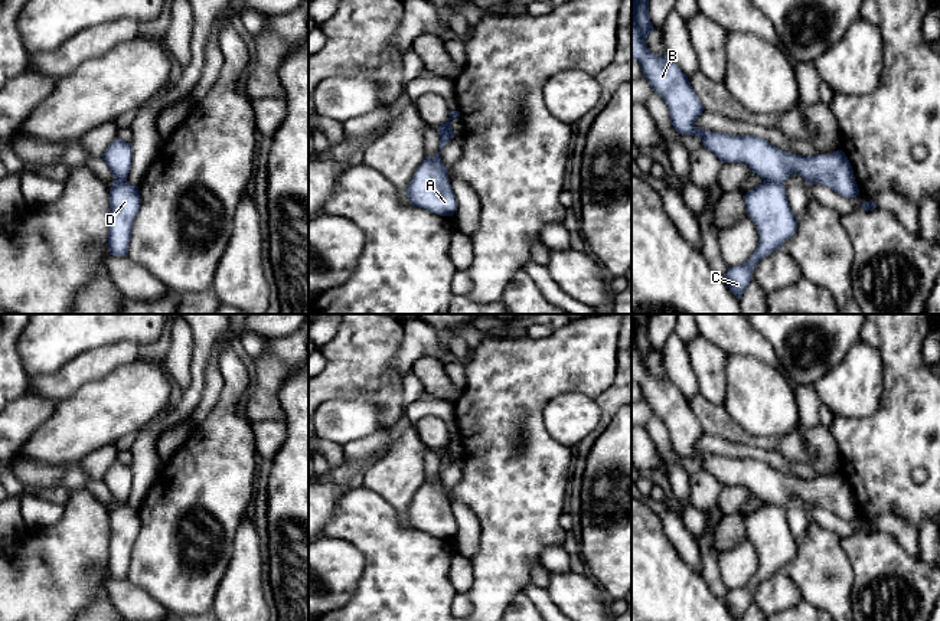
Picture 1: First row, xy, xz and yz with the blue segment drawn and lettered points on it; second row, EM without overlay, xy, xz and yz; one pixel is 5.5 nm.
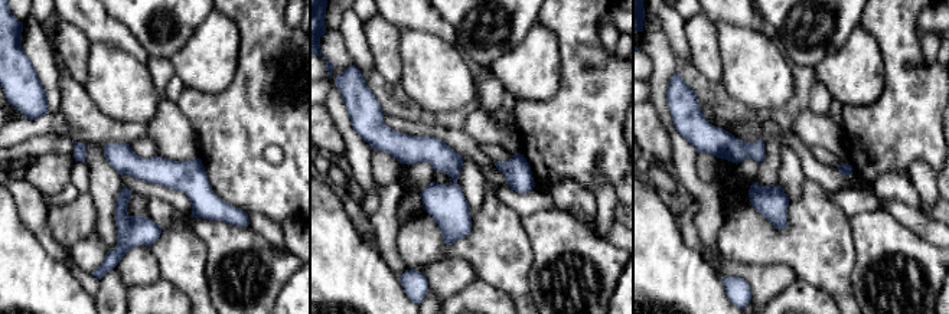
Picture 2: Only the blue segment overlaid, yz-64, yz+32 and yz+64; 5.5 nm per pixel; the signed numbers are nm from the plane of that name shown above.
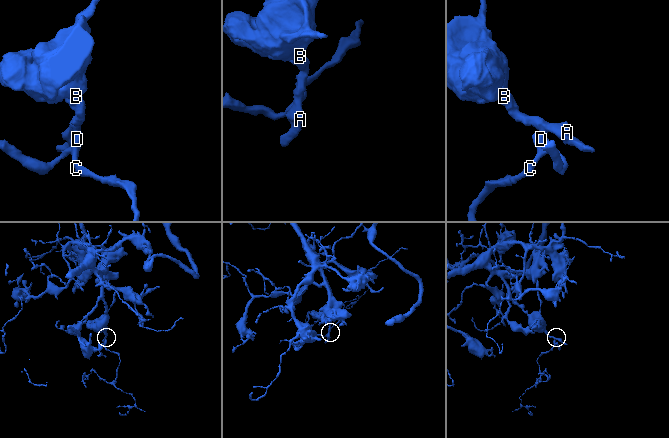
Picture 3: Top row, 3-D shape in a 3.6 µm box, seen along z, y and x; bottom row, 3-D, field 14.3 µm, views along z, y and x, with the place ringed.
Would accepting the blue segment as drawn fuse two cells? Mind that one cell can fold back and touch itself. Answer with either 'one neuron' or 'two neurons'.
two neurons

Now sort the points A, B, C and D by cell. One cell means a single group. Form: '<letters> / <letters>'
A B / C D

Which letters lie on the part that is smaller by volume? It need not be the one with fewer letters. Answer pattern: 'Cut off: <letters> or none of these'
Cut off: C, D

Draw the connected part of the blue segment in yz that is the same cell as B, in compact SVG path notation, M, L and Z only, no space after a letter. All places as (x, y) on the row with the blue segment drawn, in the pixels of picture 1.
M631 0L631 59L642 66L652 91L666 102L672 125L679 134L698 135L704 148L722 163L745 163L763 180L783 184L797 173L807 184L825 184L843 197L859 195L852 166L842 150L830 154L796 156L755 135L731 135L701 130L695 121L704 107L688 76L669 58L655 55L646 43L655 30L649 17L649 0Z

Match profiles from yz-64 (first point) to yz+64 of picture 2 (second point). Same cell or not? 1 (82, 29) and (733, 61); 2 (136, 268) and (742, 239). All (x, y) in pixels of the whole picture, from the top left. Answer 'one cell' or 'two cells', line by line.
1: two cells
2: two cells

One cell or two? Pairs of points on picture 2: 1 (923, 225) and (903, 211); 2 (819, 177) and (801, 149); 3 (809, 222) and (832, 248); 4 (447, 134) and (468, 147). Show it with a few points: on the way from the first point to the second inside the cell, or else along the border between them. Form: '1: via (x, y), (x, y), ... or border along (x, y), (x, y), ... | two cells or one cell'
1: via (919, 223), (907, 215) | one cell
2: via (815, 170), (805, 156) | one cell
3: via (815, 228), (827, 242) | one cell
4: via (452, 137), (463, 144) | one cell

